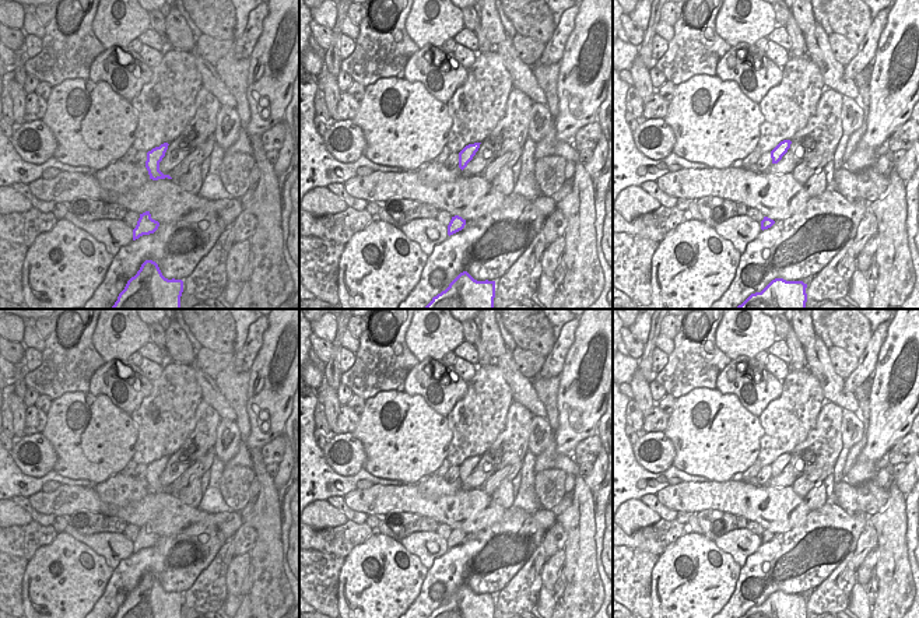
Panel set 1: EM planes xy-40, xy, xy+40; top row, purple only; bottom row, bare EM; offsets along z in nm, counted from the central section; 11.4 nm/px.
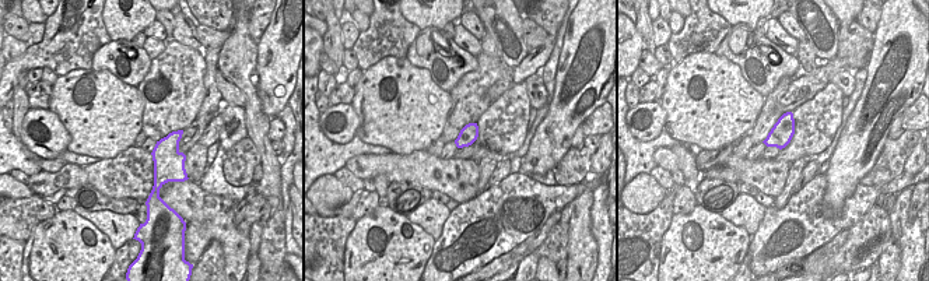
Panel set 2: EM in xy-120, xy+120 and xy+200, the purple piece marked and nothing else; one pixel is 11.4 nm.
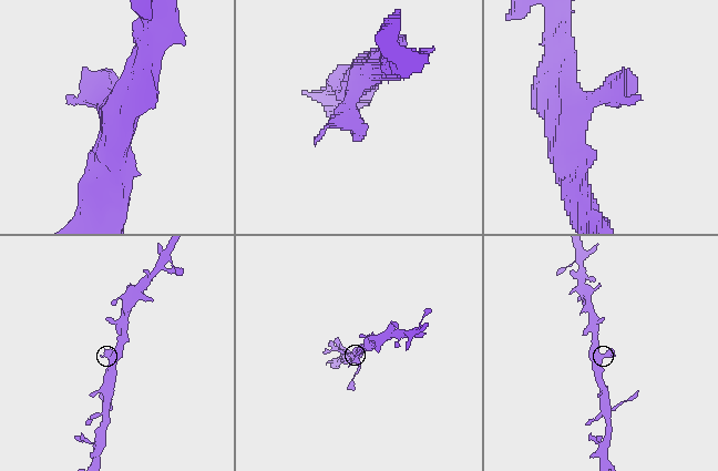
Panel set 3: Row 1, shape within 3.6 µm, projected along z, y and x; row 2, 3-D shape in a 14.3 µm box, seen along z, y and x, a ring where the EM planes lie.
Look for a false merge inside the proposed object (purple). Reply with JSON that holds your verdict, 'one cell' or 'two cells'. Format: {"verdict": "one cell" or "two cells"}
{"verdict": "one cell"}

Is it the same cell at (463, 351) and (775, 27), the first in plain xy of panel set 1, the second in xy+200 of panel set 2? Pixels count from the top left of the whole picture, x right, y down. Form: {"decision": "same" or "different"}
{"decision": "different"}

